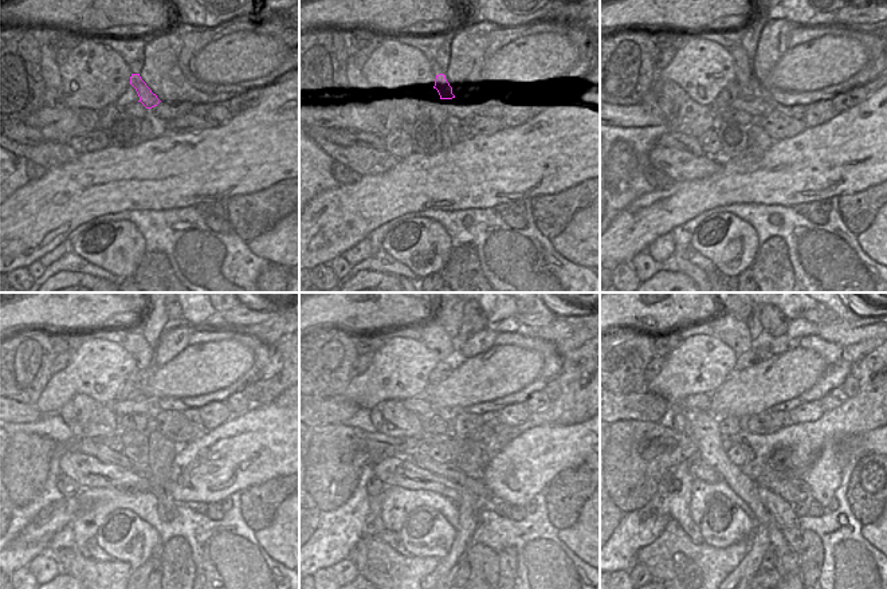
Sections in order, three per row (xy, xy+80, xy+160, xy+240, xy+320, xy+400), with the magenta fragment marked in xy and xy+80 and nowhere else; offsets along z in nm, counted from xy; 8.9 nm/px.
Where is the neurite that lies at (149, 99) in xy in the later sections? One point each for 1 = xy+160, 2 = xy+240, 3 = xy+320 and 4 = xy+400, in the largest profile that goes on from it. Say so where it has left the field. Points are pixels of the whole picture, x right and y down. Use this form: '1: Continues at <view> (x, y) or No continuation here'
1: Continues at xy+160 (749, 86)
2: Continues at xy+240 (134, 342)
3: Continues at xy+320 (435, 338)
4: Continues at xy+400 (734, 333)

